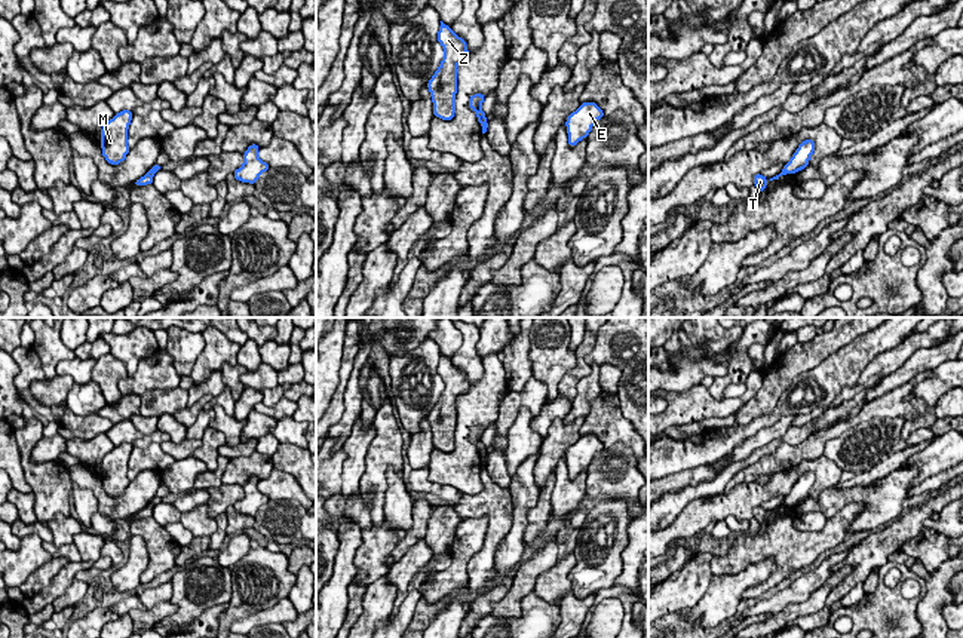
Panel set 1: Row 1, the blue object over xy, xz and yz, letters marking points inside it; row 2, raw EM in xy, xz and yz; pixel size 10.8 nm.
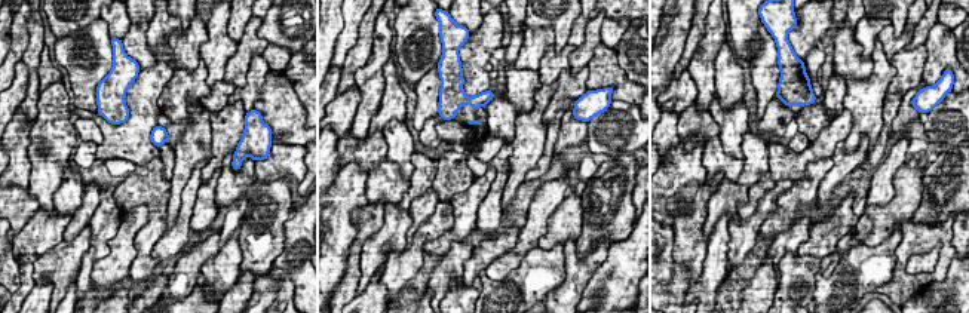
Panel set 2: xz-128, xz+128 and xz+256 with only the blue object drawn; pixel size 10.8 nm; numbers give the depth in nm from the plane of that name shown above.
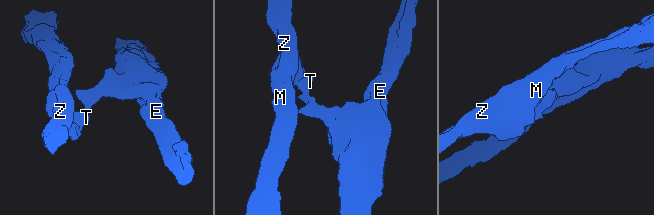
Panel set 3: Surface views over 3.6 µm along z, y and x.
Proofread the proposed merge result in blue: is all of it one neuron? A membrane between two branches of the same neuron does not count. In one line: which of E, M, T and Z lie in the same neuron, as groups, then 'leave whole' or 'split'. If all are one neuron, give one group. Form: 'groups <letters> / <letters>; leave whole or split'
groups E / M T Z; split

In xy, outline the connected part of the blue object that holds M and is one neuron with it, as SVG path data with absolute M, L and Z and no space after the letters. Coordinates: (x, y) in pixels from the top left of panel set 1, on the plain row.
M123 442L102 457L101 461L101 481L102 488L111 497L119 497L129 485L128 461L134 445Z

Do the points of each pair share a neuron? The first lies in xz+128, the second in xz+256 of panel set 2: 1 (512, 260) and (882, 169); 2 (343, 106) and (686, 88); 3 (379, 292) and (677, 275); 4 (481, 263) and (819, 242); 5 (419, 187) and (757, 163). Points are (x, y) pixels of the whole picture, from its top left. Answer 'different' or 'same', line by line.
1: same
2: same
3: different
4: same
5: same

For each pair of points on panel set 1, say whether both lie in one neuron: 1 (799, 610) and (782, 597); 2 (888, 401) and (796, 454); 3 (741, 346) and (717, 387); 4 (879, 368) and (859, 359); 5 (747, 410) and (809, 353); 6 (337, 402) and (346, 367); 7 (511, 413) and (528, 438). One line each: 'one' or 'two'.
1: two
2: one
3: one
4: two
5: one
6: one
7: two

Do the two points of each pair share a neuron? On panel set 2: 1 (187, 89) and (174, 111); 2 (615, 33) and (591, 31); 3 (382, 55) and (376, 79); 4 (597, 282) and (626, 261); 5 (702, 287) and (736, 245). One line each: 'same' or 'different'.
1: same
2: different
3: same
4: same
5: different

